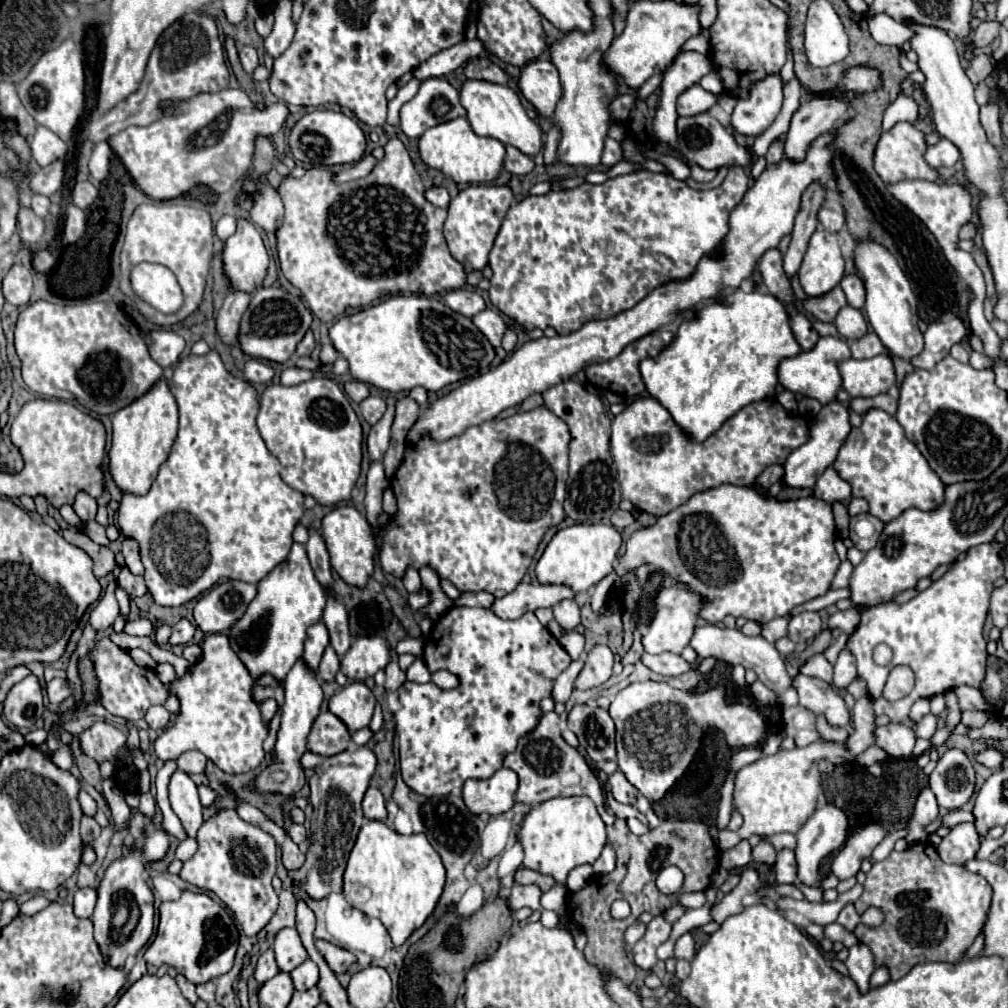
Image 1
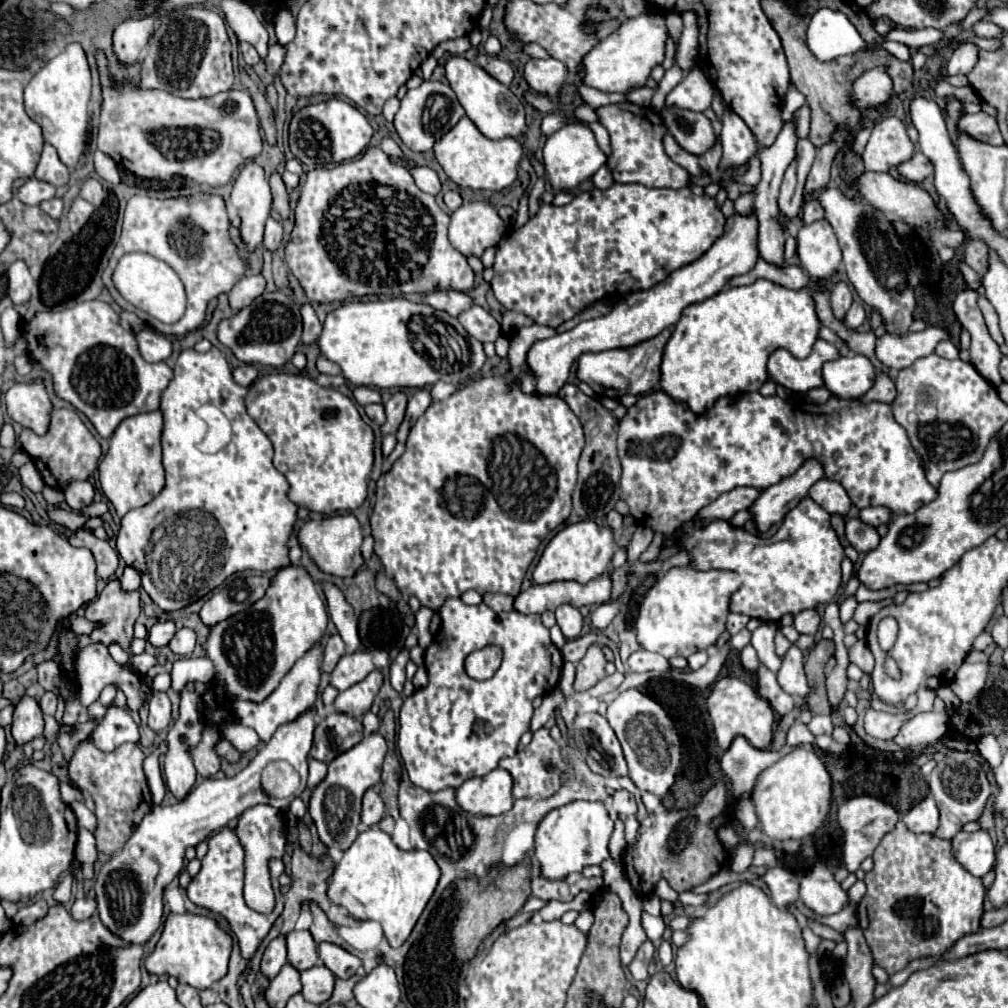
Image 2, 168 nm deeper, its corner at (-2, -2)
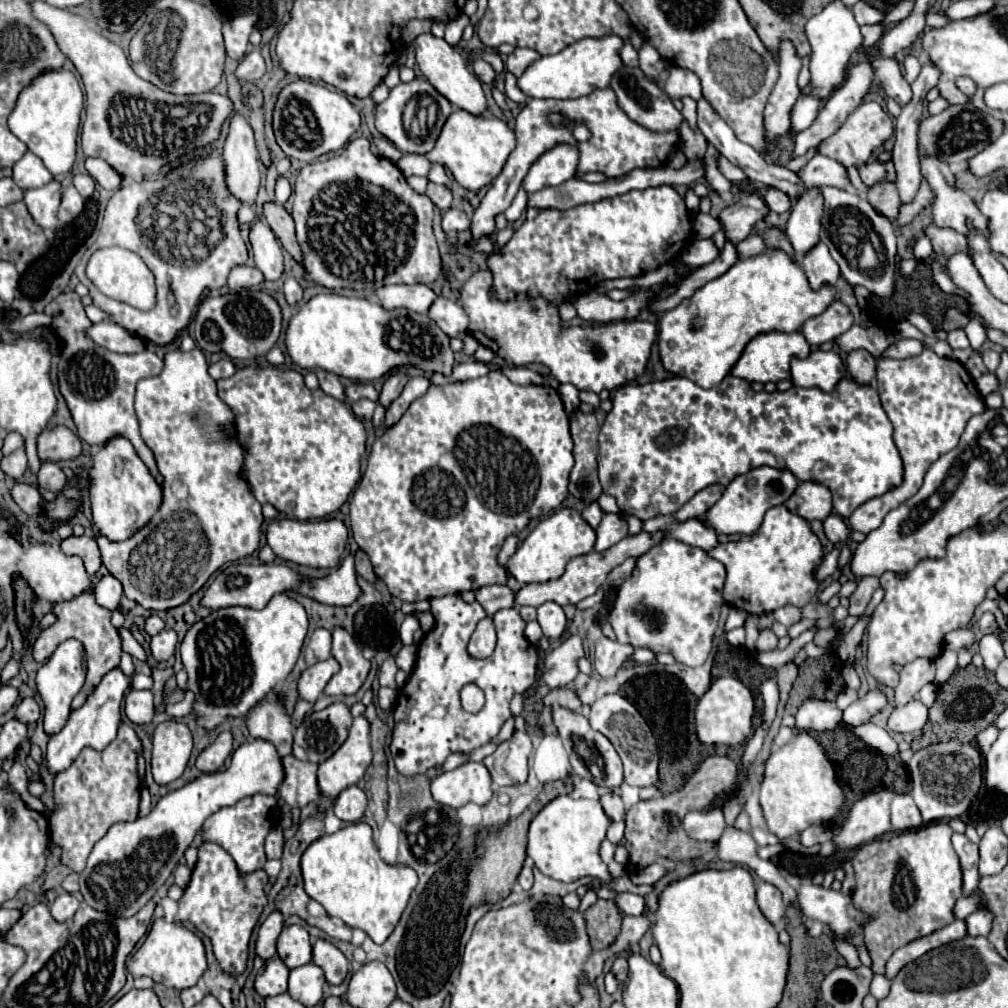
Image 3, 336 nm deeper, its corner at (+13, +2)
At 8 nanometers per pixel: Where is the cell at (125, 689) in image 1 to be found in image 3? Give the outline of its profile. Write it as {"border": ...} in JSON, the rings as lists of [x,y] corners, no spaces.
{"border":[[[66,640],[62,642],[56,652],[44,662],[44,666],[38,670],[36,674],[36,684],[38,684],[38,692],[44,700],[44,730],[46,734],[56,734],[62,726],[64,720],[70,714],[70,704],[72,698],[80,692],[82,684],[86,678],[86,666],[84,666],[84,650],[80,646],[80,642],[76,640]]]}

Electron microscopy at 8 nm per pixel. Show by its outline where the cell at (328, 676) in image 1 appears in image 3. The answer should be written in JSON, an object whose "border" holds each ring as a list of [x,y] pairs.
{"border":[[[318,628],[312,632],[310,636],[310,642],[306,646],[306,652],[304,652],[304,658],[306,658],[306,664],[312,666],[320,660],[326,660],[330,656],[330,648],[332,648],[332,634],[330,630],[326,628]]]}

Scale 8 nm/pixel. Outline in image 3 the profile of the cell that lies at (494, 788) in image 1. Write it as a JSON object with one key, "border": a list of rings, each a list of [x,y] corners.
{"border":[[[466,762],[432,780],[434,800],[450,808],[460,808],[468,802],[484,806],[492,794],[492,778],[482,762]]]}

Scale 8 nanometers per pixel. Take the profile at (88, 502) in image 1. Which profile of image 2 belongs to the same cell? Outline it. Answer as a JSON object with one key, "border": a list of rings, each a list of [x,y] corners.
{"border":[[[73,480],[73,482],[65,484],[65,488],[63,488],[65,502],[73,510],[81,510],[83,506],[91,504],[93,502],[93,494],[95,494],[95,490],[87,480]]]}

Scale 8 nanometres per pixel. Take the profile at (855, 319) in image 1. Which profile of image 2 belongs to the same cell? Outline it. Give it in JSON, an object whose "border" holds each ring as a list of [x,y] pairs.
{"border":[[[839,280],[831,288],[831,308],[833,308],[833,314],[837,320],[843,320],[843,314],[849,310],[851,302],[853,302],[853,294],[851,294],[847,282]]]}

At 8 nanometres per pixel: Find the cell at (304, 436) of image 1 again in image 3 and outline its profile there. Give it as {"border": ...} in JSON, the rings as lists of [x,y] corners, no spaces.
{"border":[[[252,368],[238,370],[232,378],[218,382],[218,396],[236,416],[238,438],[246,444],[248,456],[244,476],[252,484],[260,504],[272,504],[278,512],[298,520],[318,520],[338,510],[360,480],[360,458],[366,452],[366,430],[348,406],[322,390],[310,390],[296,370],[288,368]]]}

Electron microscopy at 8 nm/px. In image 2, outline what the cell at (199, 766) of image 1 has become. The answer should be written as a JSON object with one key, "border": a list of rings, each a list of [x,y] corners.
{"border":[[[207,722],[205,732],[203,732],[203,738],[201,738],[199,746],[191,754],[197,772],[201,776],[205,776],[205,778],[211,778],[211,776],[215,776],[221,770],[221,758],[215,752],[217,742],[219,742],[219,730],[215,728],[215,724],[209,724]]]}

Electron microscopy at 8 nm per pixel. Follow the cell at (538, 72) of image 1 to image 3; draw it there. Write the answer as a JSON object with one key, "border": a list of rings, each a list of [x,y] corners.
{"border":[[[516,48],[516,50],[508,56],[508,60],[506,60],[506,70],[512,72],[516,78],[520,78],[520,74],[524,74],[524,70],[526,70],[532,62],[536,62],[538,58],[540,58],[540,54],[534,52],[534,50]]]}

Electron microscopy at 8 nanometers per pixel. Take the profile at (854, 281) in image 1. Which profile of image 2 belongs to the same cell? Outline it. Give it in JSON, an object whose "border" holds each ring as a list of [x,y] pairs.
{"border":[[[855,300],[843,318],[843,326],[849,330],[857,330],[865,322],[865,318],[867,318],[867,312],[865,312],[863,304]]]}

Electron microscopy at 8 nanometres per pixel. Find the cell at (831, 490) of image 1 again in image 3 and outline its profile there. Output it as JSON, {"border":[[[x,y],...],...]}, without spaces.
{"border":[[[800,482],[786,506],[790,512],[796,512],[808,522],[824,520],[832,512],[832,492],[816,482]]]}

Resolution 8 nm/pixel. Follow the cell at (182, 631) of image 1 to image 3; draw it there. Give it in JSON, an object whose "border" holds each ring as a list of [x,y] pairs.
{"border":[[[162,630],[160,634],[152,636],[152,642],[150,642],[152,656],[156,660],[168,660],[176,650],[176,642],[178,642],[178,636],[174,630]]]}

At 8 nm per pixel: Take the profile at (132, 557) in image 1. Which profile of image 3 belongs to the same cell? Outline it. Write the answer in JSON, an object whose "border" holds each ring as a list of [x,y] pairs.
{"border":[[[106,574],[94,586],[94,594],[96,594],[96,602],[100,606],[116,610],[118,604],[120,604],[120,596],[122,596],[122,584],[112,574]]]}

